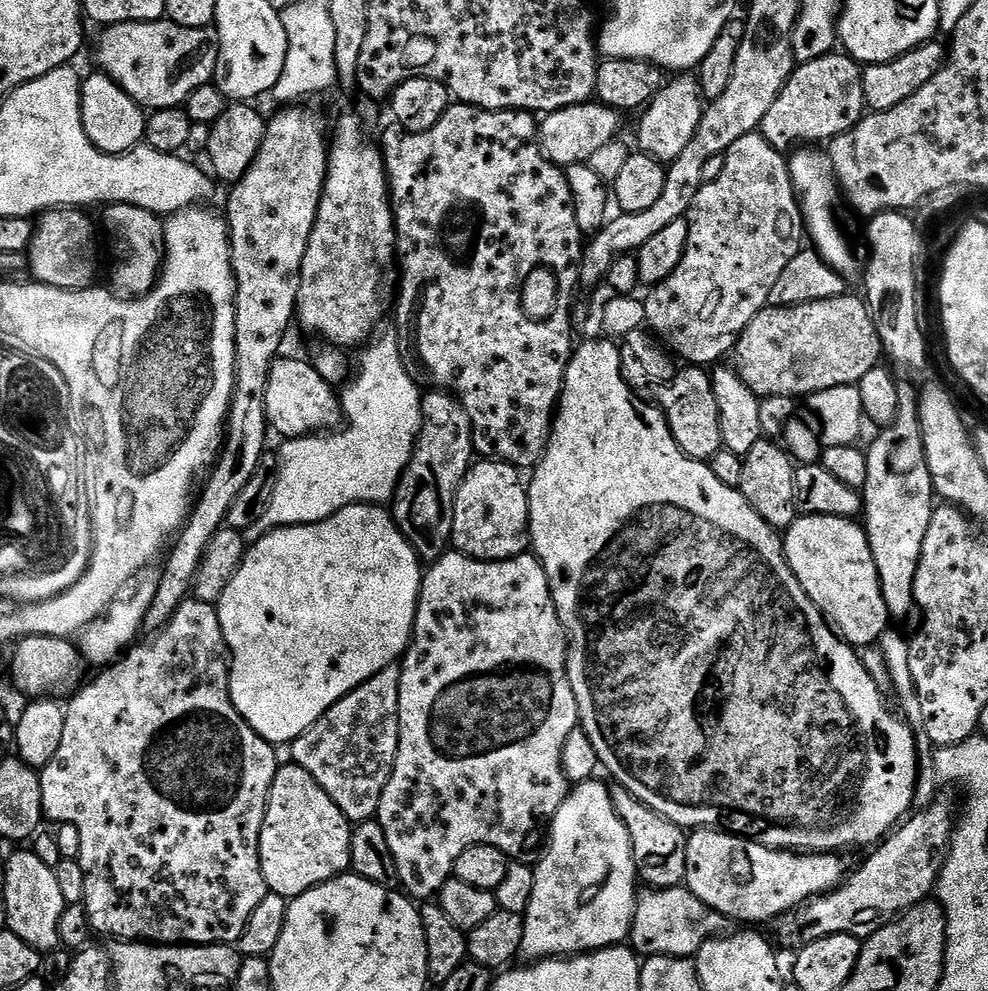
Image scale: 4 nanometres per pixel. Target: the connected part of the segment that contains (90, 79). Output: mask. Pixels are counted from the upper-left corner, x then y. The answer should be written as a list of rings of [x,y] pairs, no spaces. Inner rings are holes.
[[[93,71],[93,76],[85,75],[80,82],[80,118],[86,138],[100,152],[111,156],[121,156],[132,149],[141,147],[144,138],[145,109],[134,98],[113,82],[103,72]]]

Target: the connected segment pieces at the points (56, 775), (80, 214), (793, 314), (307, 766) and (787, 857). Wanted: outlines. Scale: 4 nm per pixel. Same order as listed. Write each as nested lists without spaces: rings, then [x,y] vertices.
[[[189,598],[178,606],[165,628],[151,637],[149,644],[137,643],[128,649],[114,664],[103,669],[101,676],[89,679],[67,701],[64,709],[62,742],[46,767],[39,769],[41,806],[50,821],[76,826],[81,839],[80,855],[82,874],[86,878],[83,909],[88,915],[88,926],[93,933],[113,936],[116,942],[147,942],[161,946],[190,944],[239,945],[242,930],[250,922],[258,902],[269,892],[266,878],[262,878],[260,865],[260,835],[266,818],[270,786],[276,777],[273,745],[255,732],[238,714],[228,693],[230,671],[228,643],[224,641],[217,605]]]
[[[53,208],[35,221],[32,241],[26,249],[26,268],[32,271],[31,279],[35,283],[71,292],[97,283],[96,228],[88,214],[78,208]]]
[[[845,294],[842,296],[835,296],[828,298],[822,302],[808,302],[806,304],[799,304],[790,308],[774,308],[766,306],[757,314],[748,325],[746,325],[740,332],[739,336],[734,340],[734,357],[736,356],[736,364],[734,363],[734,371],[740,377],[740,381],[745,383],[750,388],[755,396],[767,398],[767,396],[800,396],[799,398],[807,398],[813,396],[815,392],[822,390],[830,390],[834,386],[856,386],[870,370],[874,370],[881,363],[882,349],[880,338],[876,333],[875,322],[872,320],[872,315],[869,312],[867,303],[858,295],[851,296]]]
[[[393,666],[374,674],[339,700],[310,730],[292,741],[293,764],[296,764],[342,810],[350,822],[373,819],[380,805],[382,790],[392,773],[398,754],[400,723],[398,722],[398,690],[400,668]]]
[[[702,828],[693,831],[684,841],[684,878],[683,883],[706,906],[715,912],[721,912],[729,921],[741,920],[744,926],[760,926],[774,922],[793,908],[807,904],[814,896],[822,896],[831,892],[843,881],[846,867],[836,854],[801,854],[785,852],[782,848],[767,848],[755,844],[753,840],[745,840],[742,836],[734,836],[731,832],[716,828]]]

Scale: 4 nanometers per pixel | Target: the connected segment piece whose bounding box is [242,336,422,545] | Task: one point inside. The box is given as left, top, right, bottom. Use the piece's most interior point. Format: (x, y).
(317, 475)

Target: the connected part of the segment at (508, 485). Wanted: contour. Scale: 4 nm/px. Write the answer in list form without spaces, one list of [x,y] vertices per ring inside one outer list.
[[[484,458],[479,462],[469,467],[467,474],[464,475],[464,481],[460,484],[460,489],[456,491],[451,547],[474,560],[512,560],[515,556],[523,556],[530,541],[528,538],[528,489],[522,480],[520,484],[521,473],[514,465],[506,464],[502,460]]]

